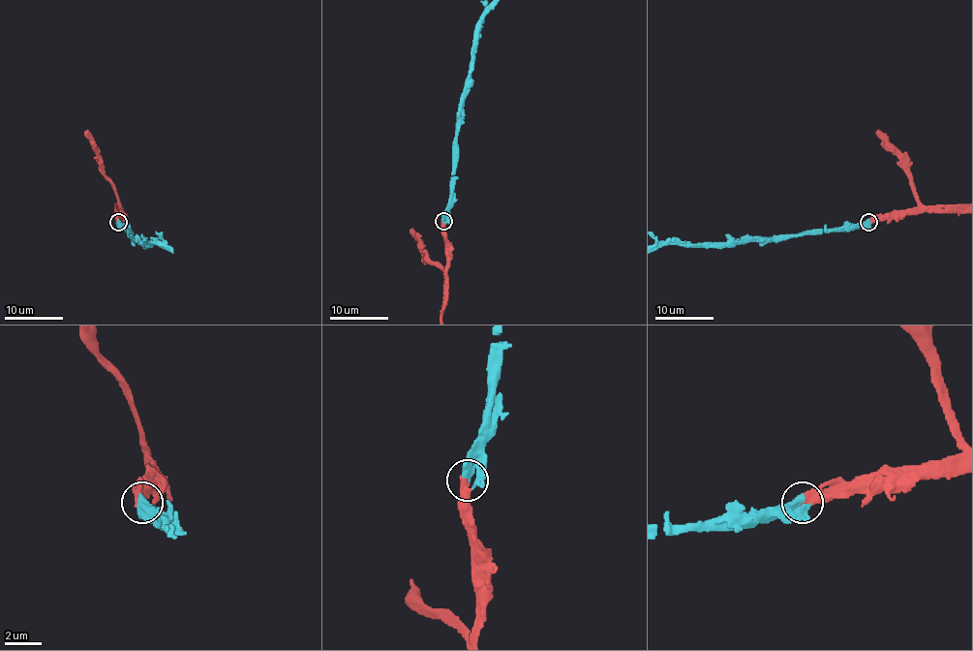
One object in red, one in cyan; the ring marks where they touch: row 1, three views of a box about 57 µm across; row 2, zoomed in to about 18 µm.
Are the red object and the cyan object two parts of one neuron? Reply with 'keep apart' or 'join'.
join

